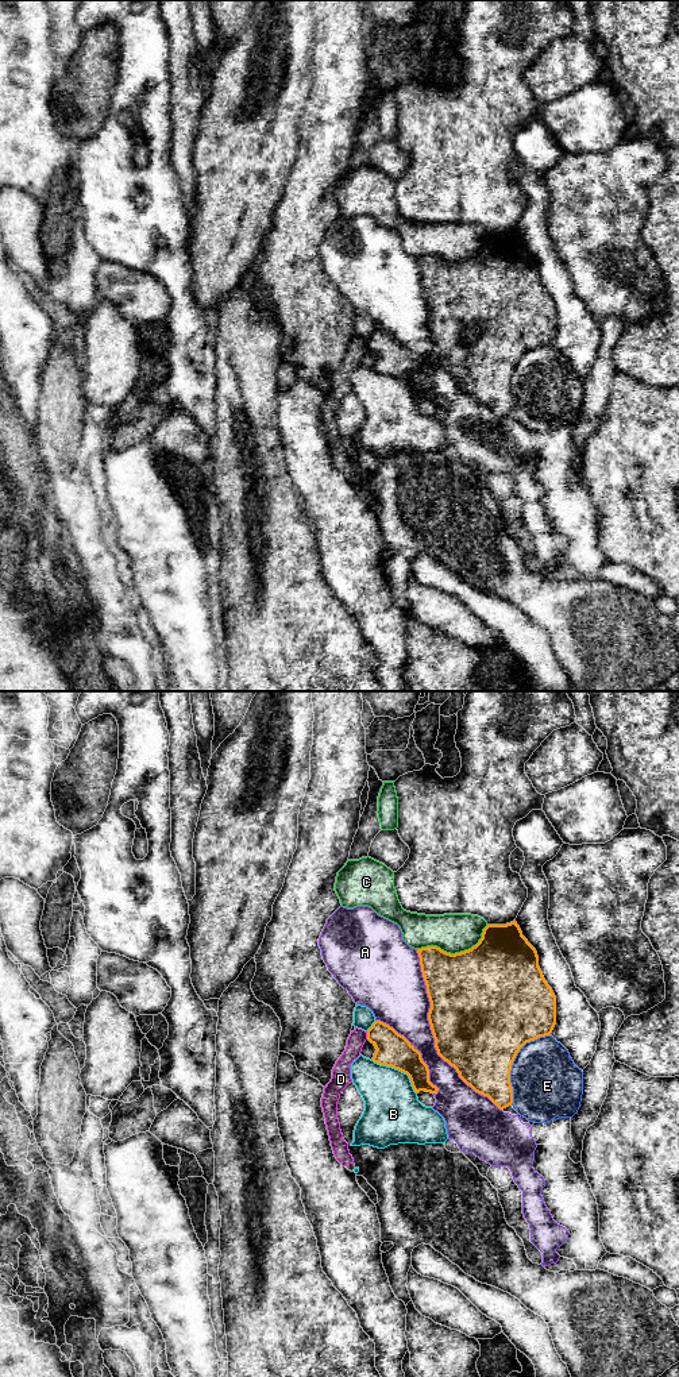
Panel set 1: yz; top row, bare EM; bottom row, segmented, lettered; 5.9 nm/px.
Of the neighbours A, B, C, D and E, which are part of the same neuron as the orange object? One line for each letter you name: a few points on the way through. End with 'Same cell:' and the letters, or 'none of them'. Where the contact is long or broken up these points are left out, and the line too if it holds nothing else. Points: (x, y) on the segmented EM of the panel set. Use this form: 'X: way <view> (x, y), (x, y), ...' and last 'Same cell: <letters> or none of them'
Same cell: none of them

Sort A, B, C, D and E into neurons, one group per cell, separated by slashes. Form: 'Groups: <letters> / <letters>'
Groups: A / B / C / D / E

